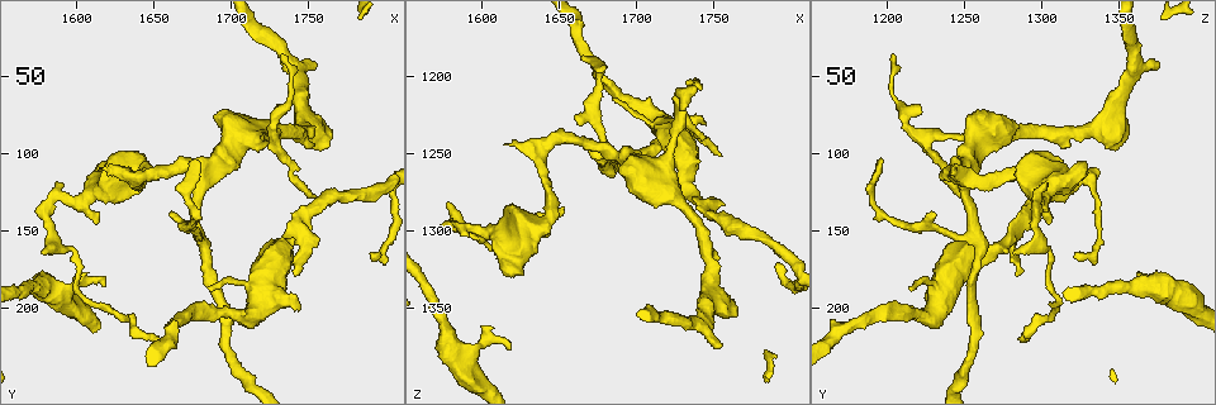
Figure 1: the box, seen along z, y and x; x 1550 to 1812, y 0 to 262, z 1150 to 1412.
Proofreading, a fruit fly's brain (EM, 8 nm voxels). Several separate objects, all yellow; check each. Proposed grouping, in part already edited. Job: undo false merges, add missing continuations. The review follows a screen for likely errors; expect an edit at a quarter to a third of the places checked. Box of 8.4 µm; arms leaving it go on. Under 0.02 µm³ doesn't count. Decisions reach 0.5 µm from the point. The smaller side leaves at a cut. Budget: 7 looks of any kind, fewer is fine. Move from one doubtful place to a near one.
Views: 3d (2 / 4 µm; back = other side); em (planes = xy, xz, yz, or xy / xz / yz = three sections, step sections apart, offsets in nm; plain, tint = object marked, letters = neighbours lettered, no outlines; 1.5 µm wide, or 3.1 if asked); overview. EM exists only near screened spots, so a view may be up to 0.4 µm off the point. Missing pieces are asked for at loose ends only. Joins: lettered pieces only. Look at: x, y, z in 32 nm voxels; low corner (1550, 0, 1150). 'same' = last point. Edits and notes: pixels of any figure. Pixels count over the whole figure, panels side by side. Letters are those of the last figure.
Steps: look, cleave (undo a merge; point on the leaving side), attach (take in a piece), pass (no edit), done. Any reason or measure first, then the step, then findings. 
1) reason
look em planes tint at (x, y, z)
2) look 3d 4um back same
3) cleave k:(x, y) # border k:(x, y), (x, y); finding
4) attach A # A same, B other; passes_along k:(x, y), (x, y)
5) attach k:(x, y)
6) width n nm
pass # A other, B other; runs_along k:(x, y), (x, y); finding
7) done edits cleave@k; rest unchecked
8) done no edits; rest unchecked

free end
look em planes tint at (1612, 144, 1304)

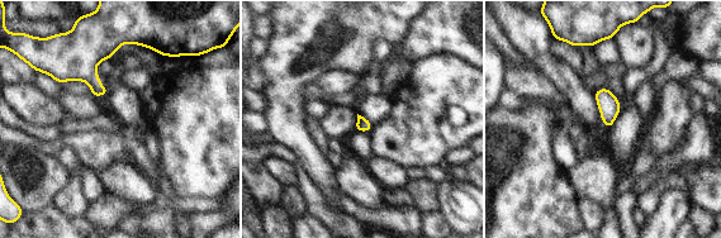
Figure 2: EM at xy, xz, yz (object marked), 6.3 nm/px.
see the neighbours
look em planes letters same

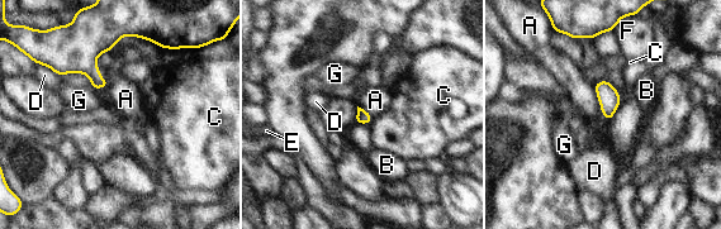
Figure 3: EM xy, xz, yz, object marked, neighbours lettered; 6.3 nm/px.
longest_contact A 260 nm
pass # A other, B other, C other, D other, E other, F other, G other; border 3:(593, 85), (599, 110), (608, 122); none of them fits

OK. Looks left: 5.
arms part here
look em planes letters at (1636, 116, 1248)

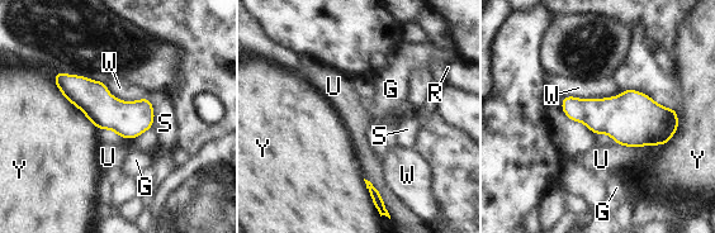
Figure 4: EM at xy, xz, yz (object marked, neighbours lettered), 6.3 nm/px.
longest_contact W 380 nm
pass # G other, R other, S other, U other, W other, Y other; border 4:(624, 90), (602, 98), (564, 96); one neuron here

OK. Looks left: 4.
look 3d 2um at (1744, 200, 1228)

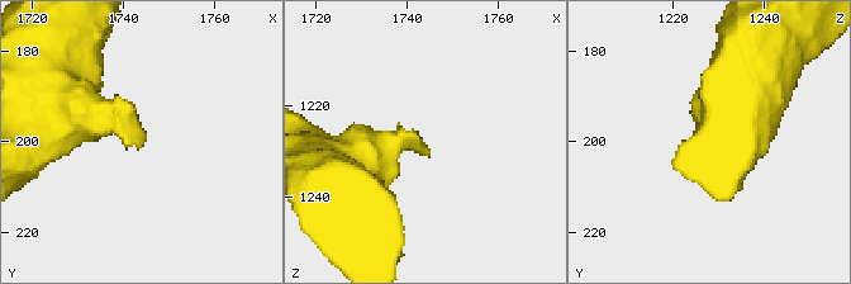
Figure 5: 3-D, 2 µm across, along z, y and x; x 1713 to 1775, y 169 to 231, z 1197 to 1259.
look em planes plain at (1744, 200, 1230)

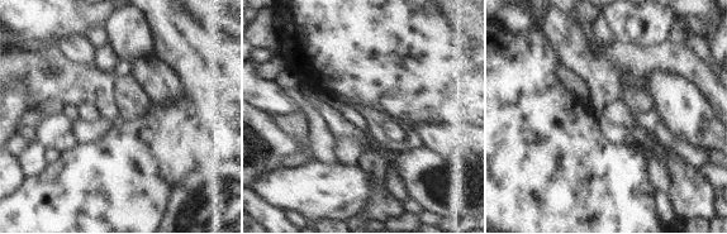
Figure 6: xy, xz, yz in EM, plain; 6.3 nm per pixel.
look em planes letters same

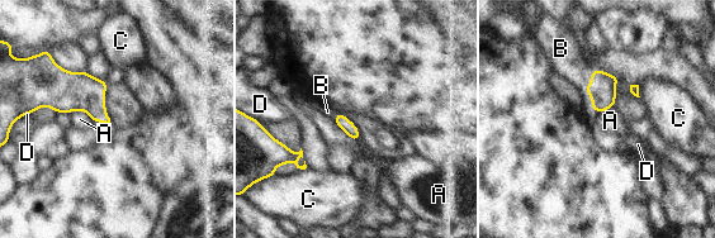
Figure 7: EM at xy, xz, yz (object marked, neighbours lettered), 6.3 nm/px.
attach B # A other, B same, C other, D other; passes_along 7:(601, 90), (586, 90), (566, 57); it goes on there

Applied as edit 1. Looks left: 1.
done edits attach@7; rest unchecked

